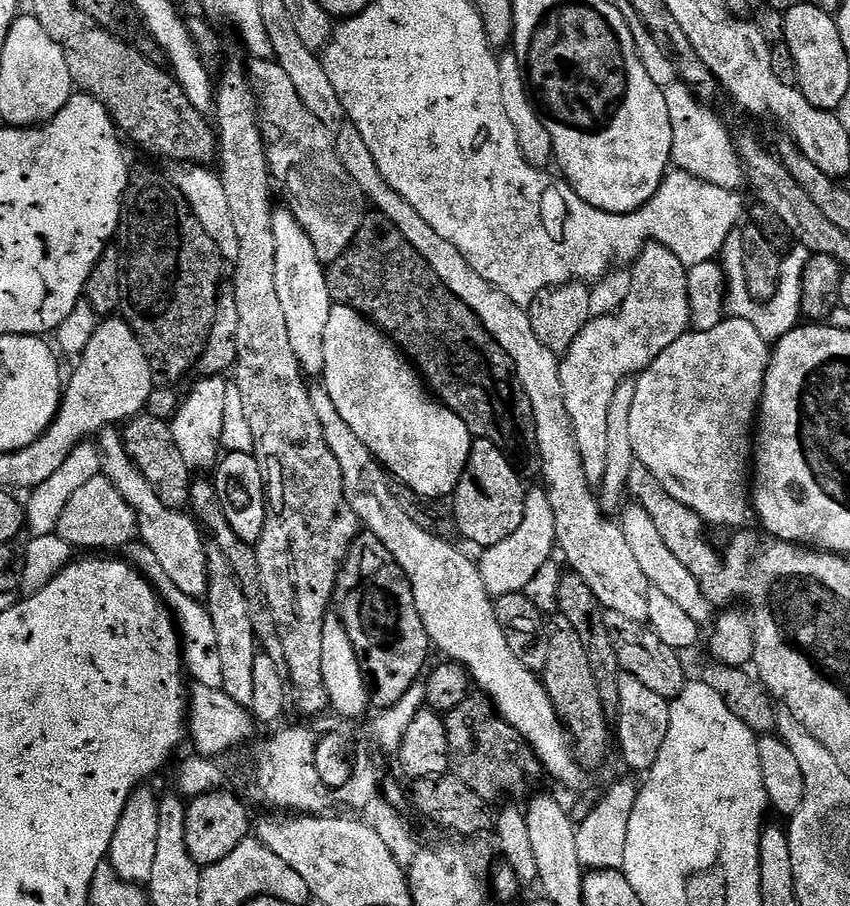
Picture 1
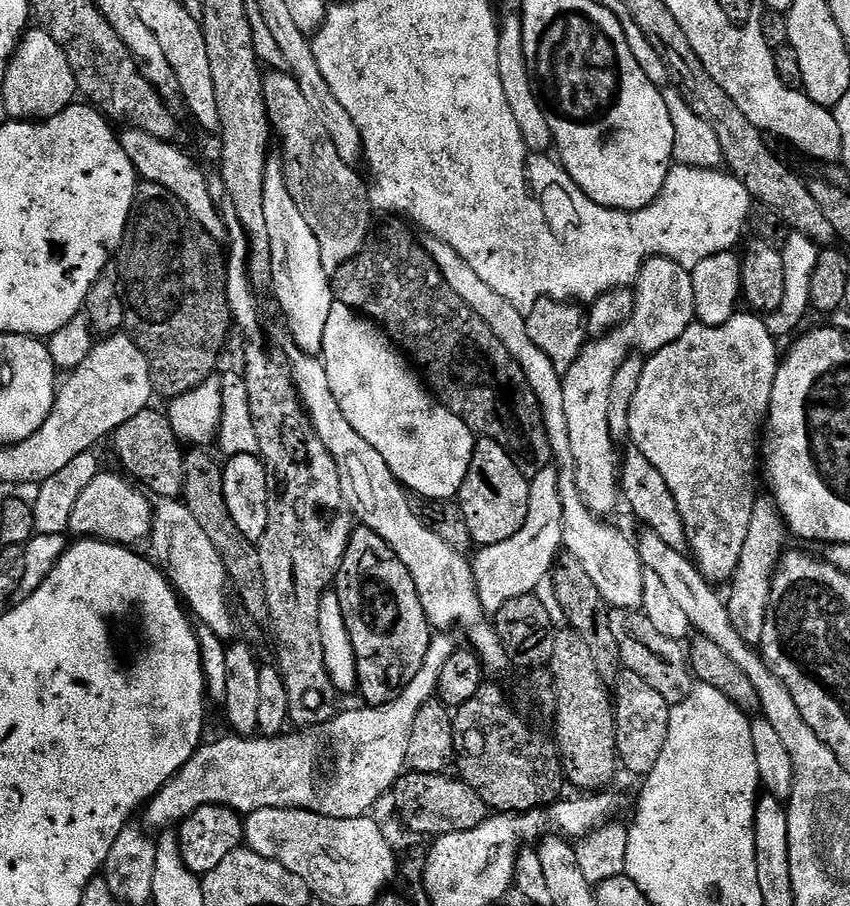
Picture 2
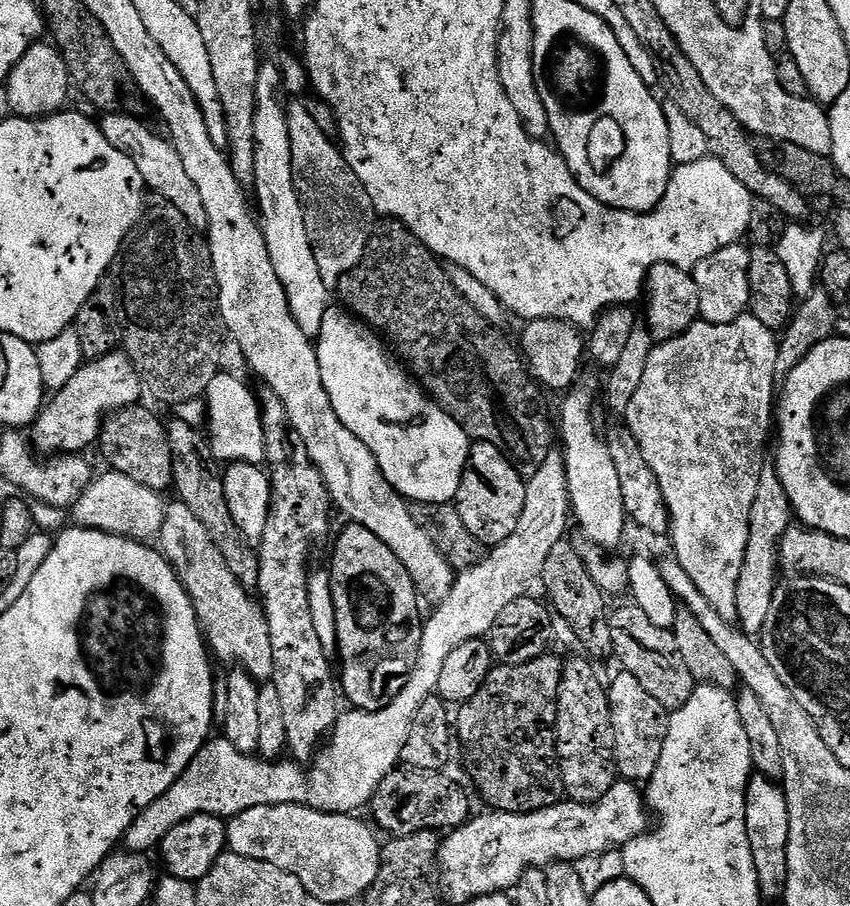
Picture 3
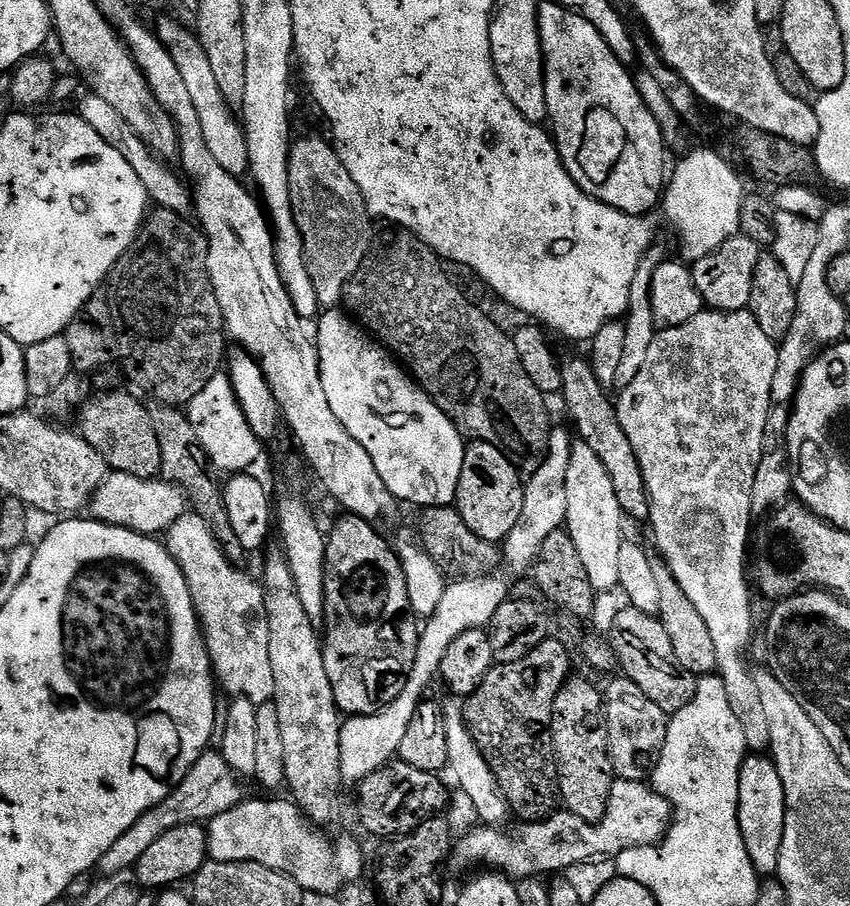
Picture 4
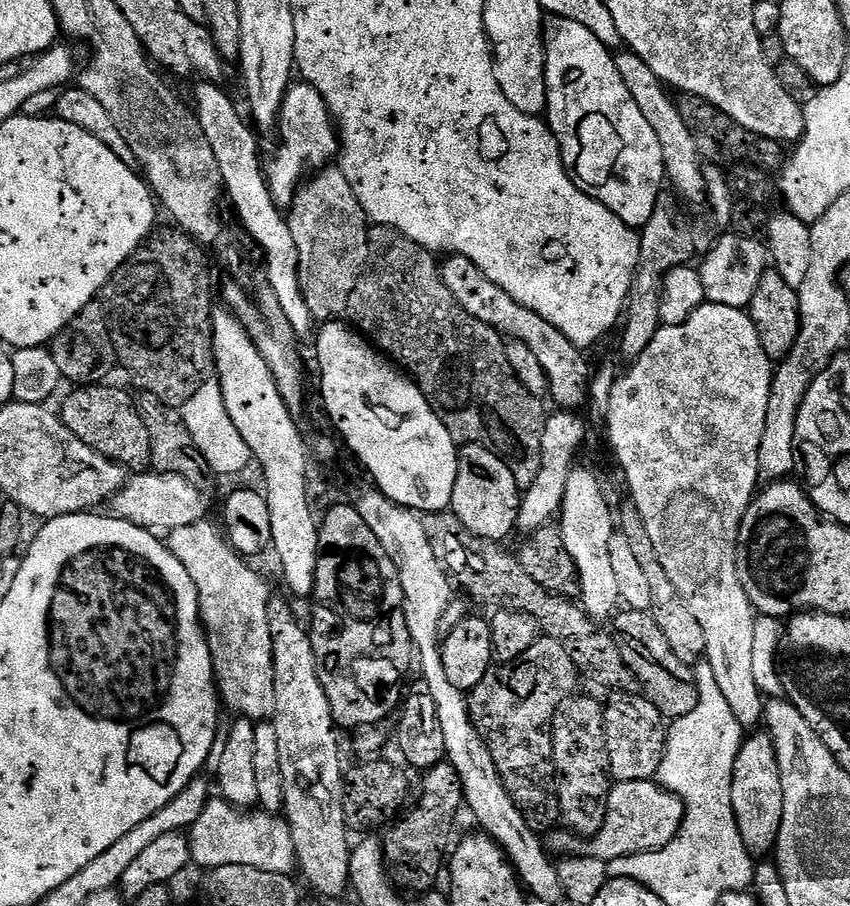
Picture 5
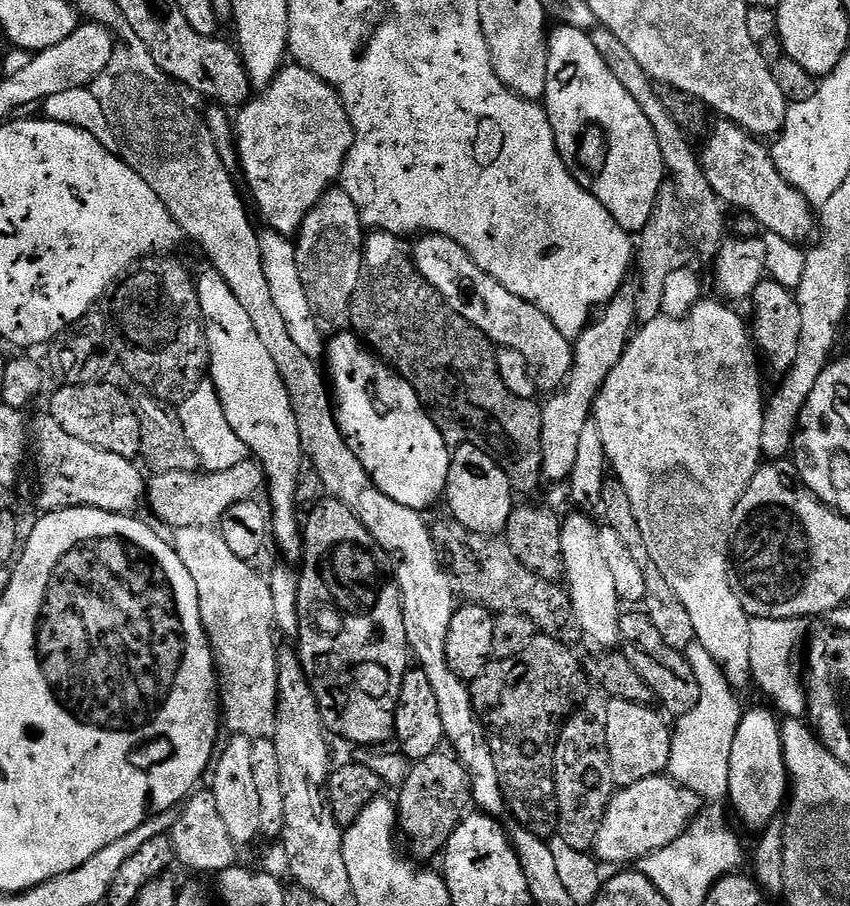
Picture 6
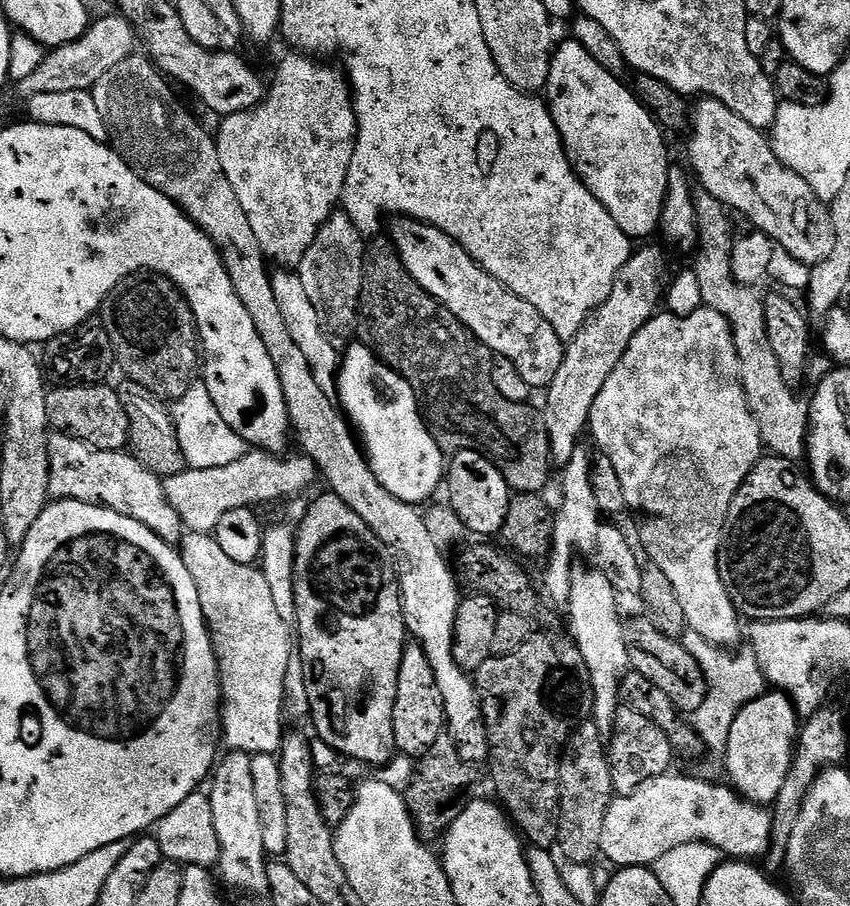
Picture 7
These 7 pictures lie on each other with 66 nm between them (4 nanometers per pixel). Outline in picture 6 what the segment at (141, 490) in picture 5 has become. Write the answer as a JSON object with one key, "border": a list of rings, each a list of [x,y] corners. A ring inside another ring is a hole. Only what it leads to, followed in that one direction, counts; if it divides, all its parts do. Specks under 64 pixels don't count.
{"border":[[[249,458],[238,462],[238,466],[234,466],[230,470],[208,472],[207,474],[201,474],[199,471],[161,471],[159,474],[151,477],[150,483],[146,488],[146,500],[147,503],[152,503],[153,514],[162,523],[169,524],[169,529],[175,530],[185,528],[186,526],[210,528],[219,525],[220,519],[226,514],[226,510],[230,510],[230,506],[234,506],[238,502],[256,500],[259,497],[259,492],[261,495],[265,491],[265,488],[266,481],[263,469],[260,468],[255,459]]]}

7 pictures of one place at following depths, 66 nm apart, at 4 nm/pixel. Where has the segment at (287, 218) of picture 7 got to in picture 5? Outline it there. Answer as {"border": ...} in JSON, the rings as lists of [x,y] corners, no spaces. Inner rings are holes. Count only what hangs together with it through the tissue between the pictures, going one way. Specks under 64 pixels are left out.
{"border":[[[296,82],[289,87],[282,102],[278,121],[279,132],[280,145],[276,148],[276,157],[269,164],[267,161],[266,175],[273,202],[277,208],[288,210],[296,197],[296,189],[305,177],[321,168],[329,167],[337,159],[340,138],[336,121],[332,119],[332,112],[322,94],[318,94],[318,90],[314,90],[314,86],[306,82]]]}

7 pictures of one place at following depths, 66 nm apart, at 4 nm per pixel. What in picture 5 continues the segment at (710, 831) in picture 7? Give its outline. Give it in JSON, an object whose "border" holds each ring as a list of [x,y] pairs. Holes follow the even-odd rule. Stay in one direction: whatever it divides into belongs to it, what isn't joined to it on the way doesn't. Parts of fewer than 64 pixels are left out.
{"border":[[[655,779],[639,780],[638,782],[616,782],[613,783],[612,793],[608,795],[608,809],[606,810],[606,818],[602,830],[598,830],[596,836],[591,837],[585,843],[581,837],[567,831],[556,830],[551,833],[550,848],[553,853],[556,852],[572,852],[568,854],[580,854],[584,844],[588,844],[584,848],[585,857],[595,858],[600,862],[609,860],[617,860],[618,858],[626,858],[634,854],[642,854],[643,852],[653,852],[659,848],[664,848],[675,836],[684,821],[684,804],[676,797],[673,792],[668,792],[661,788]]]}

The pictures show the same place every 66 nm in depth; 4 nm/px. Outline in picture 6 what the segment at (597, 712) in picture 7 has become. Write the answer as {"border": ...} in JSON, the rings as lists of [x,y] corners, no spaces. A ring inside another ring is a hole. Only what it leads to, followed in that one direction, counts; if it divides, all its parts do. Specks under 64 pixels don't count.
{"border":[[[572,516],[563,521],[560,529],[562,534],[562,558],[564,559],[564,571],[566,573],[566,591],[572,599],[572,609],[576,615],[576,622],[581,633],[585,632],[596,644],[601,644],[601,649],[608,650],[619,645],[622,640],[620,632],[620,608],[622,601],[618,590],[614,590],[614,577],[610,575],[610,569],[606,567],[606,557],[602,554],[602,542],[600,541],[600,528],[588,516]]]}

